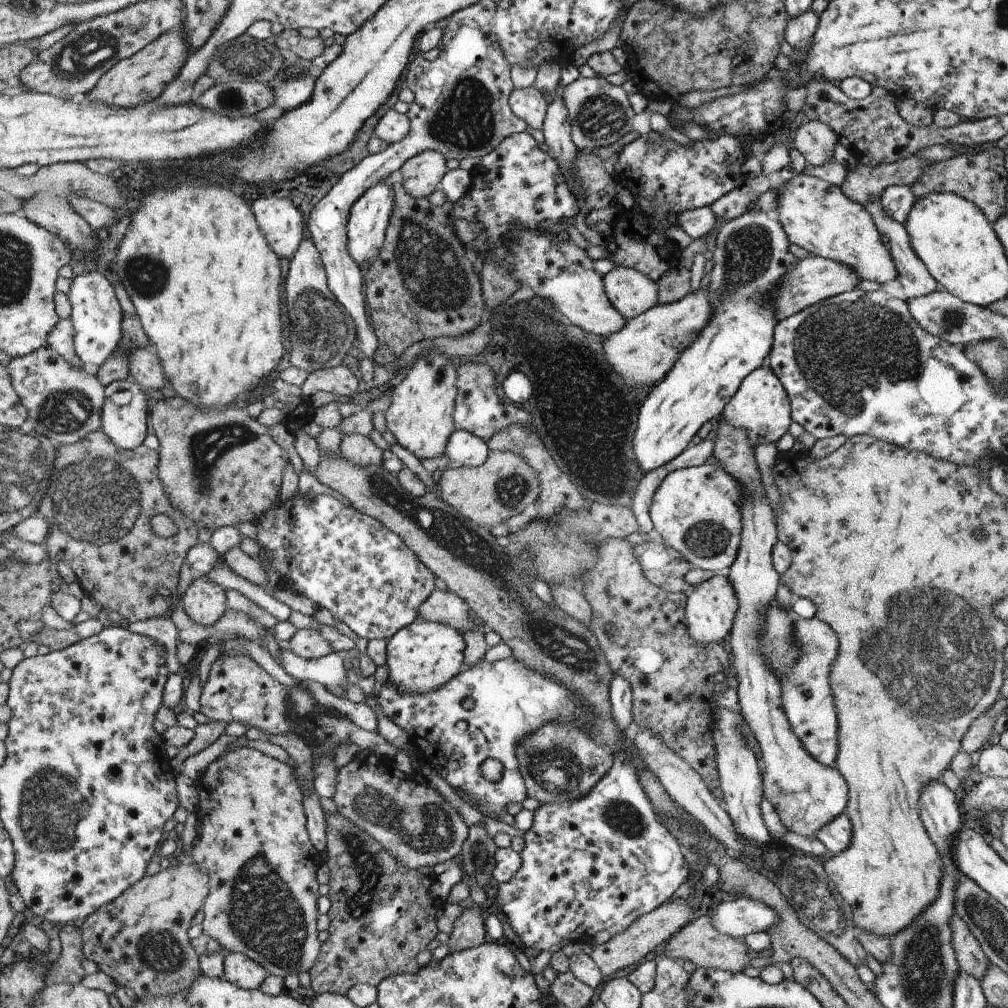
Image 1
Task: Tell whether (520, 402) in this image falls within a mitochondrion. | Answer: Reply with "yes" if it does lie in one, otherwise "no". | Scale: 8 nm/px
no

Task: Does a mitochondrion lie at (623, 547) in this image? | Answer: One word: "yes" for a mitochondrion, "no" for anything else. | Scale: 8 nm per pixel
no

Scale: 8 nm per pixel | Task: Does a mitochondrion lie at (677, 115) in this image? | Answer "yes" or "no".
no

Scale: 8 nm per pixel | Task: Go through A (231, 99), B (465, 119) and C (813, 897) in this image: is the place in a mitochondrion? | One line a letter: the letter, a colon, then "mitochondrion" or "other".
A: mitochondrion
B: mitochondrion
C: mitochondrion

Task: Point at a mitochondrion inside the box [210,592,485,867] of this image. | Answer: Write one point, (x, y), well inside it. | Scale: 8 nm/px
(424, 827)

